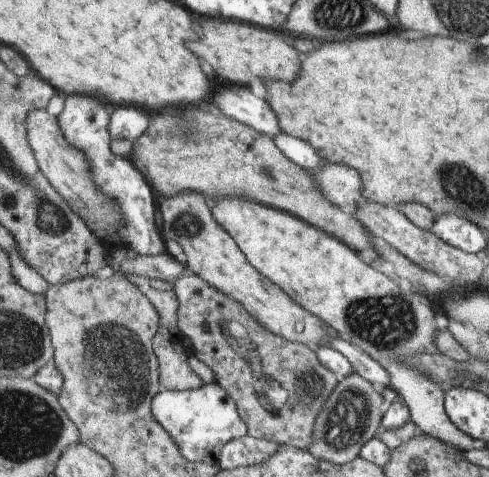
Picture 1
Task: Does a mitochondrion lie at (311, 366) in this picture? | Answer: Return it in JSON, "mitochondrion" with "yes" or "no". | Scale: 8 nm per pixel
{"mitochondrion":"yes"}

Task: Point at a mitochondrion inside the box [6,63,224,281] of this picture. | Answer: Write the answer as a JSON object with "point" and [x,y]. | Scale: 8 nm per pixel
{"point":[186,224]}

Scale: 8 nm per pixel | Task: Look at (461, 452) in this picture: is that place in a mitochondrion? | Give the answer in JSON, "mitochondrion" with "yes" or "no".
{"mitochondrion":"no"}

